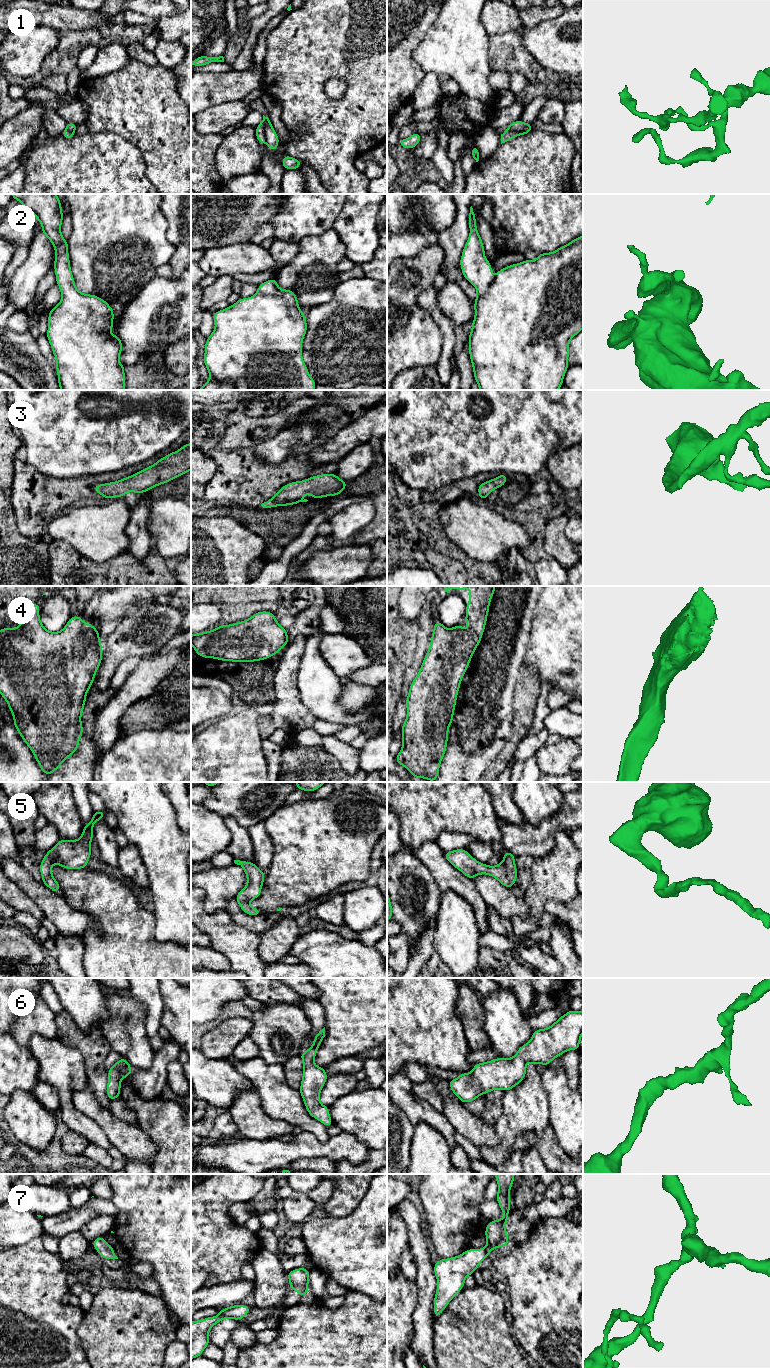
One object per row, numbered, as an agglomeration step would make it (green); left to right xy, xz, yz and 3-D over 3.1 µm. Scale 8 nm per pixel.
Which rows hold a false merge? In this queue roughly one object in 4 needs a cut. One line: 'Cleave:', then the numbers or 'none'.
Cleave: 1

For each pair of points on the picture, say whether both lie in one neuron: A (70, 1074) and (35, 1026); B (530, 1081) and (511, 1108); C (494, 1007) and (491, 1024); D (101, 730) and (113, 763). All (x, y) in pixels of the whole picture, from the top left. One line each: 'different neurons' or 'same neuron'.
A: different neurons
B: same neuron
C: same neuron
D: different neurons

